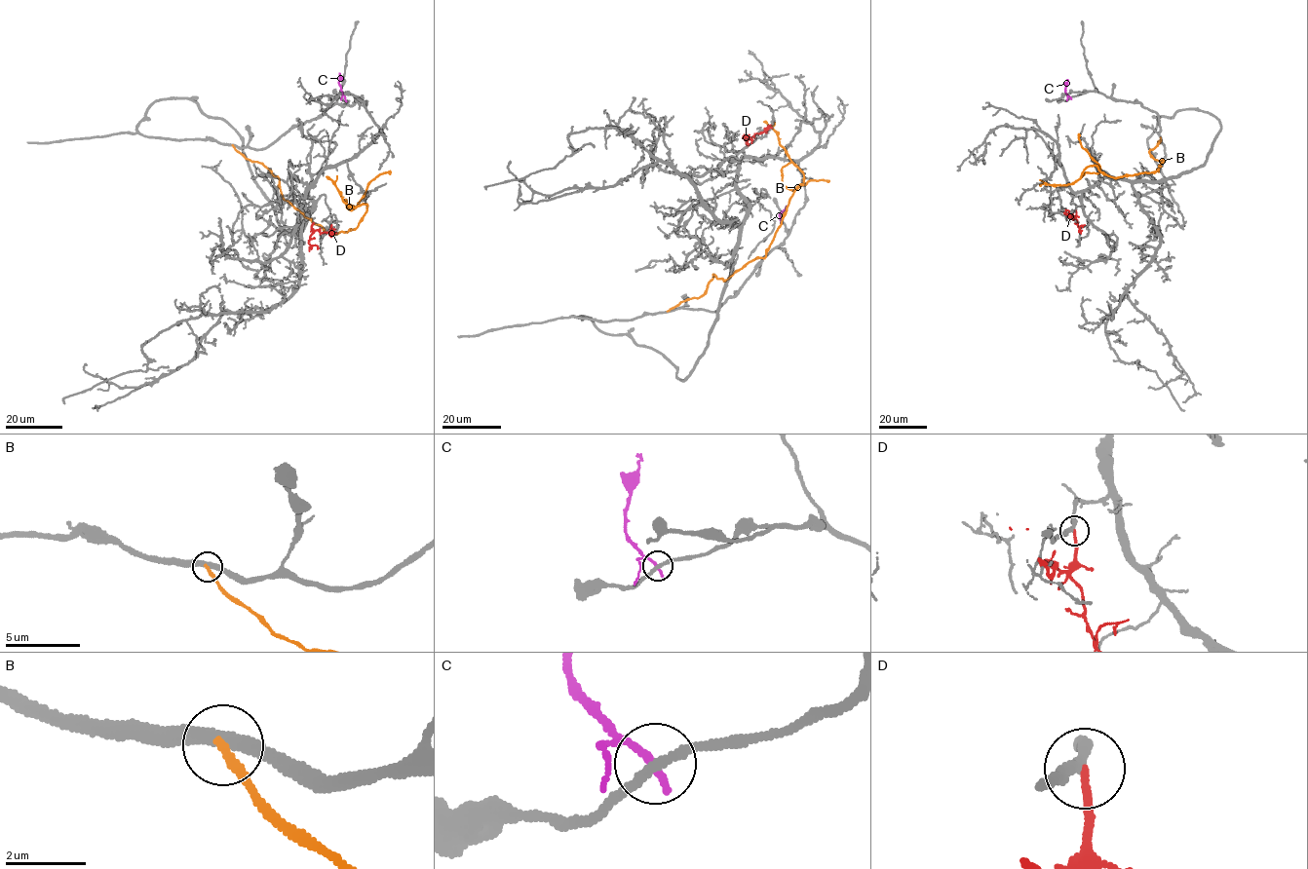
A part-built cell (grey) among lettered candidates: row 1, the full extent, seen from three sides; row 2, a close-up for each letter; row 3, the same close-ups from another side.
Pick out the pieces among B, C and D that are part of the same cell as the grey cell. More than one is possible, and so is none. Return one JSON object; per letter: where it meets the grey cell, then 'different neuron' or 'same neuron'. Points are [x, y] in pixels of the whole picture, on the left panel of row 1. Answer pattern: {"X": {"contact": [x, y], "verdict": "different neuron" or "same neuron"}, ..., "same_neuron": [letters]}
{"B": {"contact": [233, 145], "verdict": "different neuron"}, "C": {"contact": [341, 97], "verdict": "different neuron"}, "D": {"contact": [313, 223], "verdict": "different neuron"}, "same_neuron": []}

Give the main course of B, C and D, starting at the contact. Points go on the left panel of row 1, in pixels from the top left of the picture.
B: (233, 145), (326, 232), (356, 228), (367, 204), (345, 200), (355, 207), (391, 172)
C: (341, 97), (339, 73)
D: (313, 223), (312, 229), (321, 233), (335, 229)

